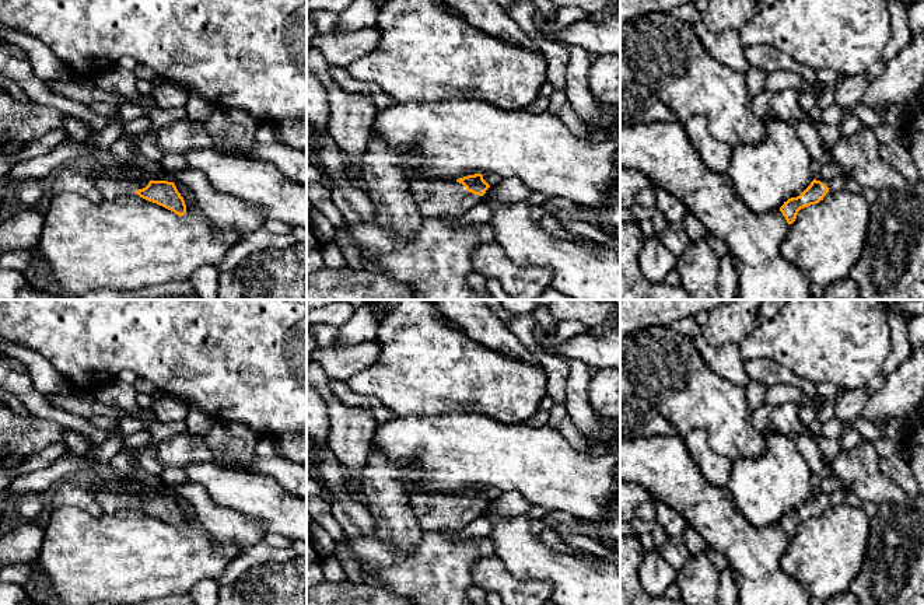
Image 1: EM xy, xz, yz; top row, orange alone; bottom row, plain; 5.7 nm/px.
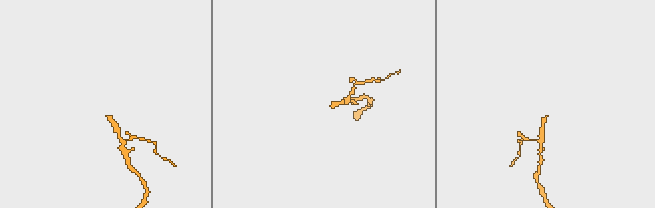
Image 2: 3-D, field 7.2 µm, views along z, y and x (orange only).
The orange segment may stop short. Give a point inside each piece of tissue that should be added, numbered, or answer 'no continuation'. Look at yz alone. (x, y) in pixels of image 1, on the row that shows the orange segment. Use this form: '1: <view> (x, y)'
1: yz (837, 184)

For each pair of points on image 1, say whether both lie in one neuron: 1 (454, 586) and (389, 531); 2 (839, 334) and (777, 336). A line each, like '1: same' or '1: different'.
1: different
2: same

